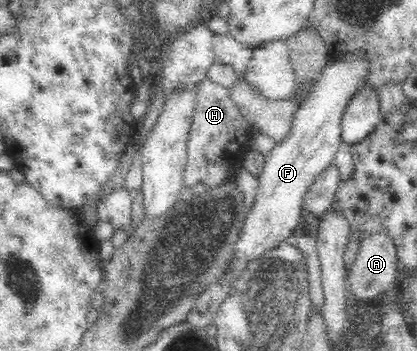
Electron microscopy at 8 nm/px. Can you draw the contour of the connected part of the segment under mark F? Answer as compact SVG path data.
M358 58L328 63L324 67L308 99L298 105L290 135L277 143L265 156L264 167L257 177L258 187L252 199L252 206L242 218L242 227L232 243L231 254L228 255L225 265L220 267L219 278L216 281L219 285L226 285L228 290L234 291L235 284L244 276L250 263L275 250L299 225L301 201L306 190L323 169L334 163L341 142L339 119L348 98L356 91L357 79L365 70L364 64L355 60Z

